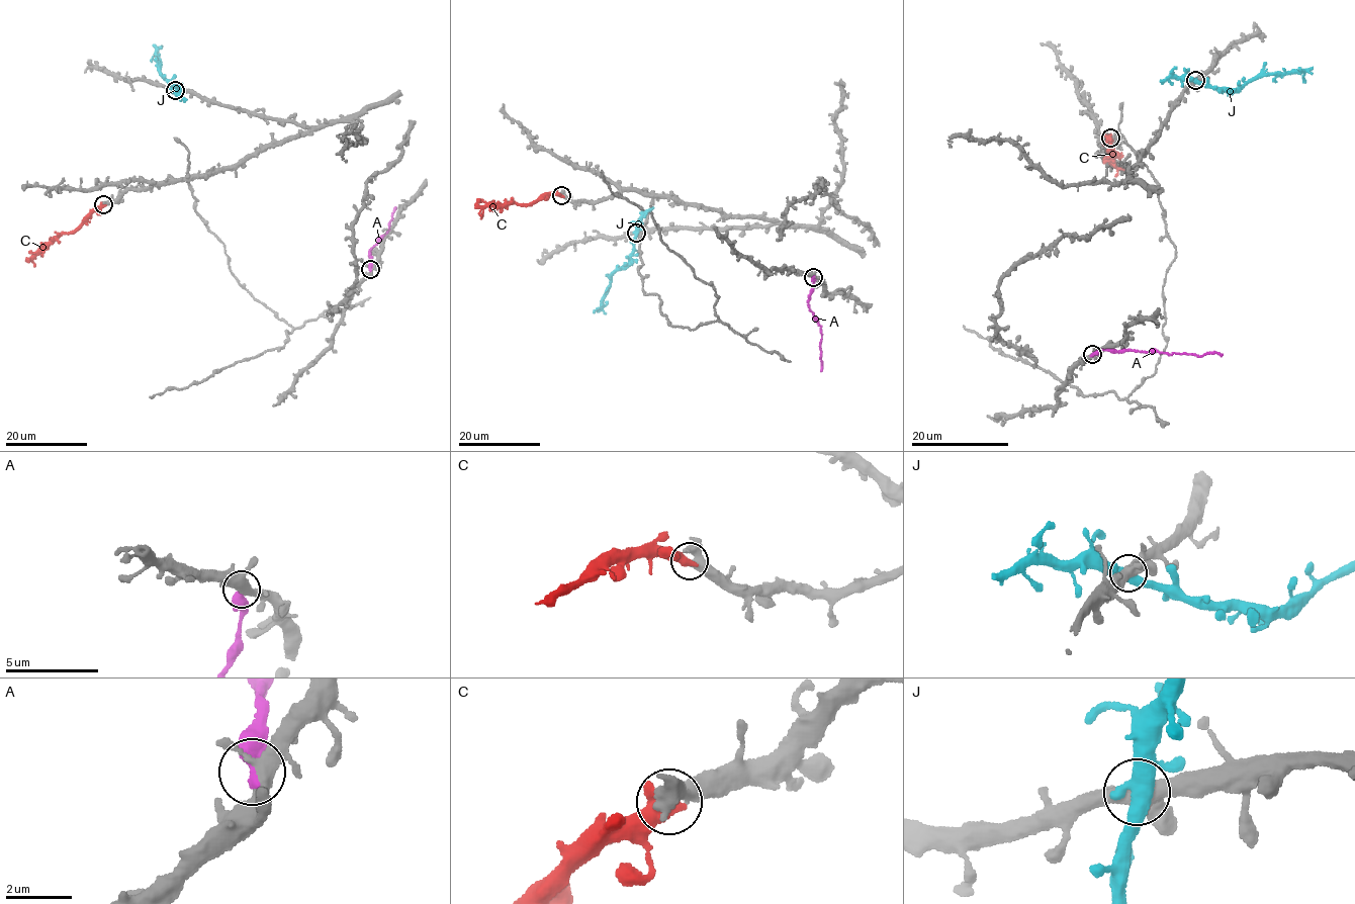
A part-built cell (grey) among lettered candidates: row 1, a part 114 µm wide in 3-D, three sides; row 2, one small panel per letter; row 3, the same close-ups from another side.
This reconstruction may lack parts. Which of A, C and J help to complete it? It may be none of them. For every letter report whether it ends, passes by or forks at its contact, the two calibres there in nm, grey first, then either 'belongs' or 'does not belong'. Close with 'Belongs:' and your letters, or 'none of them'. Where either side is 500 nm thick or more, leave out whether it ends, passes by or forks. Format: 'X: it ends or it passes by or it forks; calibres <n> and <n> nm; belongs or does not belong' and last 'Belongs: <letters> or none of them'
A: it ends; calibres 360 and 480 nm; does not belong
C: calibres 360 and 550 nm; belongs
J: it forks; calibres 400 and 400 nm; does not belong
Belongs: C

